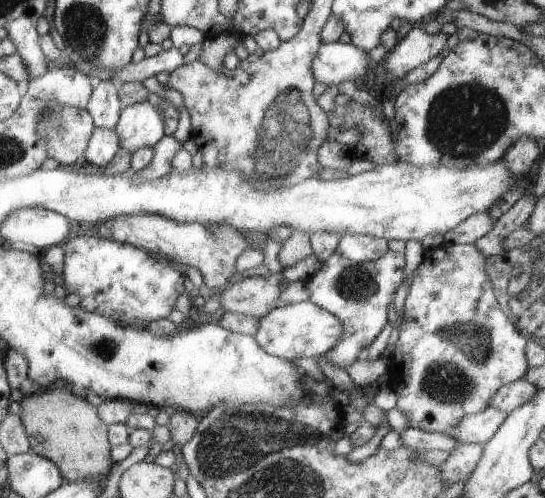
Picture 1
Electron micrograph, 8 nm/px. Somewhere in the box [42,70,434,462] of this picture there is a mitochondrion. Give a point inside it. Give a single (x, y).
(277, 147)

